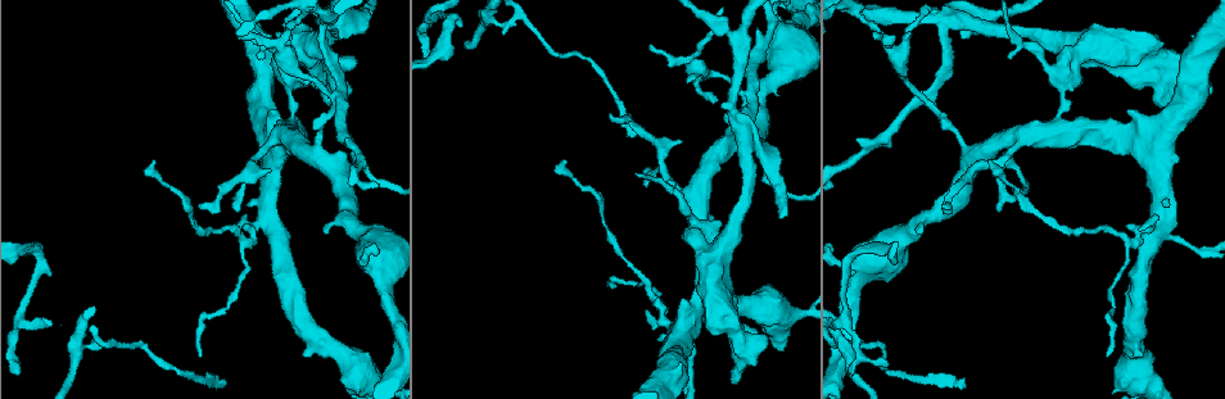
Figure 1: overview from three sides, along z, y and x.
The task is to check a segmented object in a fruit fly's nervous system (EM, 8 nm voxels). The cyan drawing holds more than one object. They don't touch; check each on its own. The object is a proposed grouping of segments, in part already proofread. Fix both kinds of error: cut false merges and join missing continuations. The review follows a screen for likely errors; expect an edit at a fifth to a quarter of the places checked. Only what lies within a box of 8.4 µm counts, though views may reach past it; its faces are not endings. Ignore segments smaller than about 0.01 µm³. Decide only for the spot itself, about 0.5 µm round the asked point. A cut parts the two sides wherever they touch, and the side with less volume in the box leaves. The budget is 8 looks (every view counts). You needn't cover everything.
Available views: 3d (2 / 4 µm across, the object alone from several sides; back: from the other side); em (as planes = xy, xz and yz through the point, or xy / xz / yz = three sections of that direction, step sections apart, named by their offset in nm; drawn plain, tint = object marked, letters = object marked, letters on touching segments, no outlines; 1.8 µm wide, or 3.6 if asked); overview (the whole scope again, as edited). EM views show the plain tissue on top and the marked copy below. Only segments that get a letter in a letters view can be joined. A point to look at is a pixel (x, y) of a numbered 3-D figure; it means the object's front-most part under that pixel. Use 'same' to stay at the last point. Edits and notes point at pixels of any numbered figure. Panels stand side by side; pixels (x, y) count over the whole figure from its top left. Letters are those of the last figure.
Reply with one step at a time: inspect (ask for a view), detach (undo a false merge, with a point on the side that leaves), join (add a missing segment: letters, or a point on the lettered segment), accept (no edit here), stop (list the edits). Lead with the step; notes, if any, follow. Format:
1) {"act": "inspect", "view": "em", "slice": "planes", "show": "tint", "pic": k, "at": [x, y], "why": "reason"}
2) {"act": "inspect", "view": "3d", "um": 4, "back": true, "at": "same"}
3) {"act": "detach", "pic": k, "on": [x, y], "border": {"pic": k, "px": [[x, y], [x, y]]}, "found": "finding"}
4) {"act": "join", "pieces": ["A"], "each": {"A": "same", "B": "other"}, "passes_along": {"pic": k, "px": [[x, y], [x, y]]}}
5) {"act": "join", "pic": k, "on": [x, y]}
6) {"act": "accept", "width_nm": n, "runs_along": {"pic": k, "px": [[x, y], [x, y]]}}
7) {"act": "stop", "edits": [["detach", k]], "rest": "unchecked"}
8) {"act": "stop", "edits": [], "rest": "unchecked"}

{"act": "inspect", "view": "3d", "um": 4, "back": true, "pic": 1, "at": [440, 16], "why": "three-way junction"}

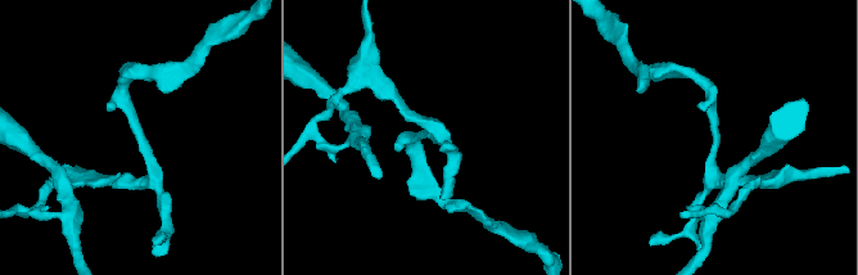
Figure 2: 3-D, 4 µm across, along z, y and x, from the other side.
{"act": "inspect", "view": "em", "slice": "xz", "step": 4, "show": "letters", "pic": 2, "at": [715, 143]}

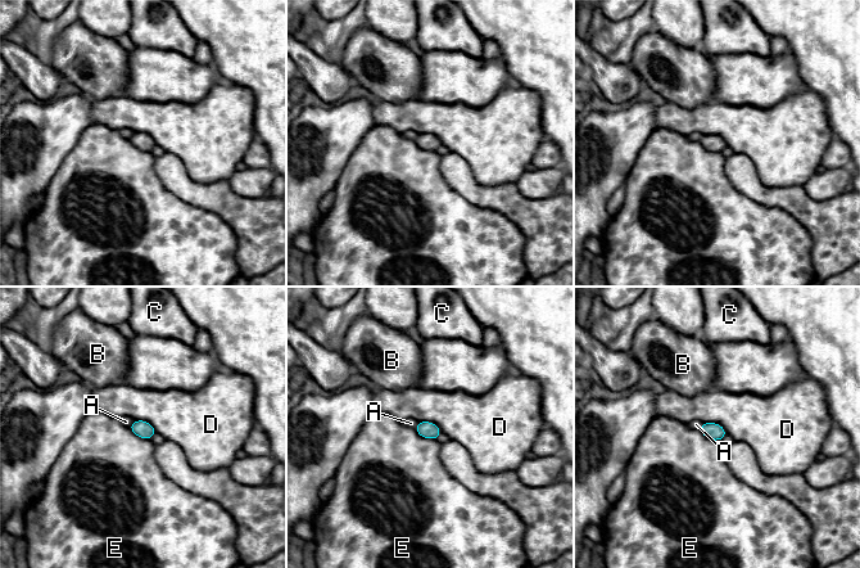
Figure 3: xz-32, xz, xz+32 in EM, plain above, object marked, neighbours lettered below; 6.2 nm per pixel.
{"act": "accept", "longest_contact_nm": ["D", 180], "each": {"A": "other", "B": "other", "C": "other", "D": "other", "E": "other"}, "border": {"pic": 3, "px": [[127, 427], [137, 436], [149, 440]]}, "found": "all the same neuron"}

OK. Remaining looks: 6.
{"act": "inspect", "view": "3d", "um": 4, "back": true, "pic": 1, "at": [288, 92], "why": "thick turns thin"}

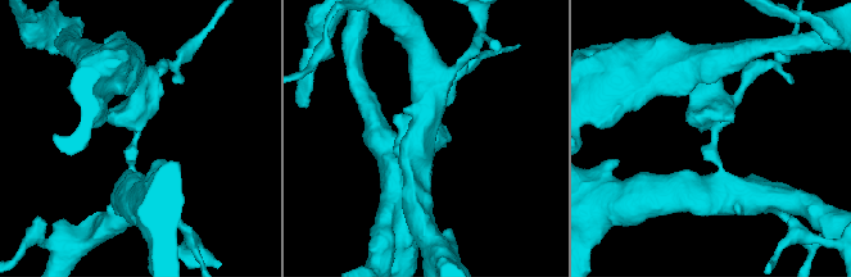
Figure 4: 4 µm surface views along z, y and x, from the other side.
{"act": "inspect", "view": "em", "slice": "xz", "step": 16, "show": "tint", "pic": 4, "at": [712, 129], "arms": 3, "why": "shape alone is not enough"}

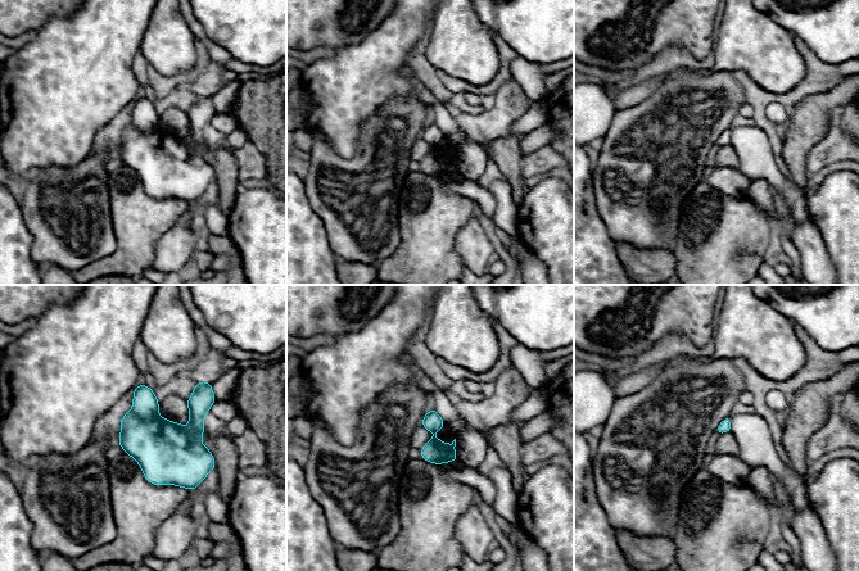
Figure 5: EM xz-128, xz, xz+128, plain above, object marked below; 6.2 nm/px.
{"act": "inspect", "view": "em", "slice": "planes", "show": "letters", "at": "same", "why": "another direction"}

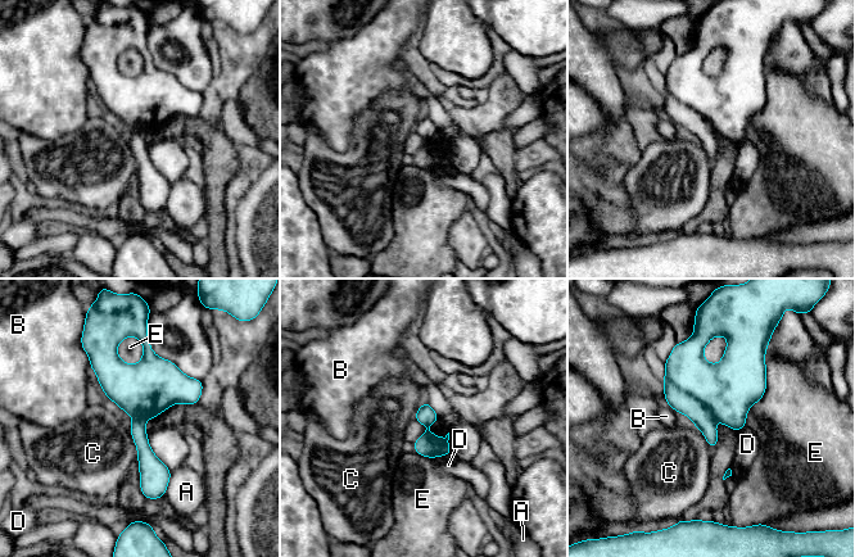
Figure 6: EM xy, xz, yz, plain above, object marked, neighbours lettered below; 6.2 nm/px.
{"act": "detach", "pic": 6, "on": [725, 389], "each": {"A": "other", "B": "other", "C": "other", "D": "other", "E": "other"}, "border": {"pic": 6, "px": [[665, 367], [665, 375], [715, 419]]}, "found": "a second neuron is stuck on"}

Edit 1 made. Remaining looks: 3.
{"act": "inspect", "view": "overview"}

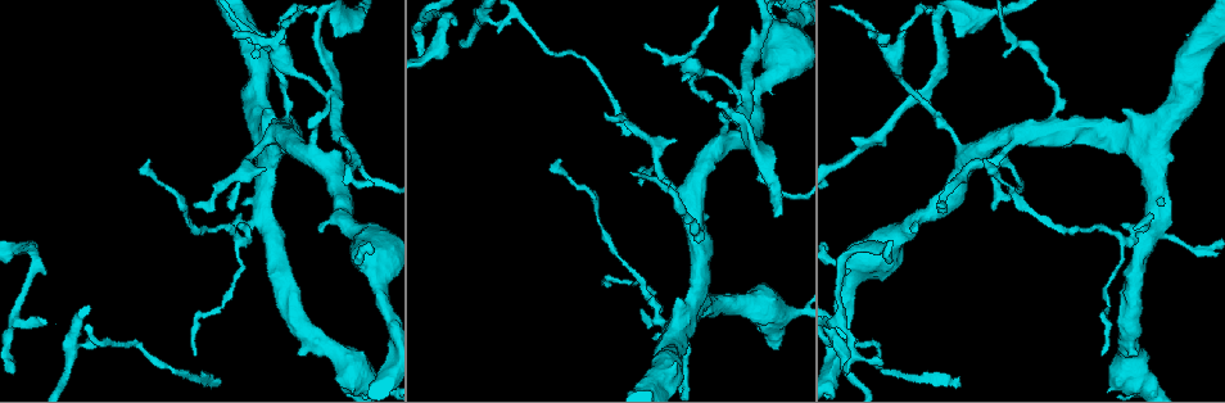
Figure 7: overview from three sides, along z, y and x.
{"act": "inspect", "view": "em", "um": 3.6, "slice": "planes", "show": "letters", "pic": 7, "at": [937, 18], "why": "thick turns thin"}

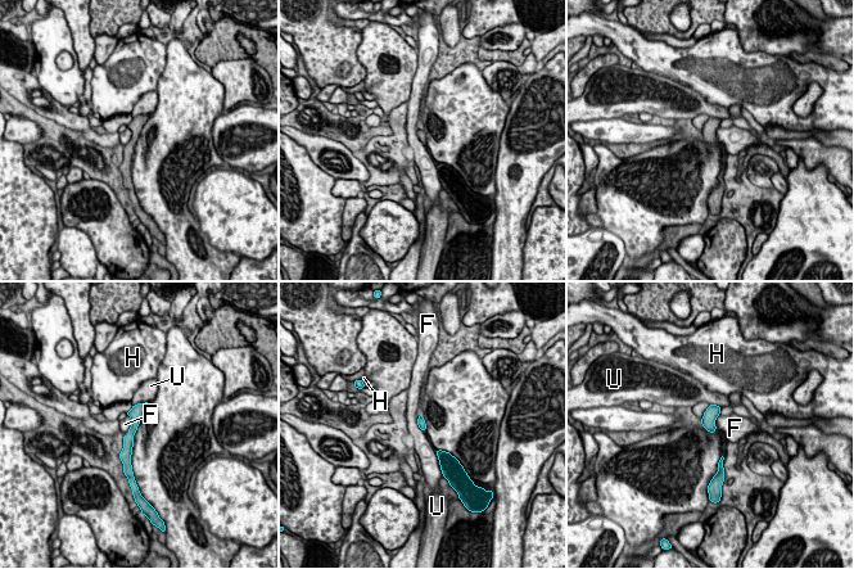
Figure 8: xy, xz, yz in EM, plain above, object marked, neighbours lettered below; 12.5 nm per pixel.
{"act": "accept", "width_nm": 100, "each": {"F": "other", "H": "other", "U": "other"}, "runs_along": {"pic": 8, "px": [[143, 406], [129, 434], [127, 461]]}, "found": "one neuron here"}

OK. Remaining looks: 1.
{"act": "stop", "edits": [["detach", 6]], "rest": "unchecked"}

